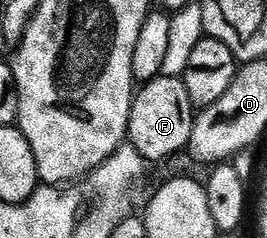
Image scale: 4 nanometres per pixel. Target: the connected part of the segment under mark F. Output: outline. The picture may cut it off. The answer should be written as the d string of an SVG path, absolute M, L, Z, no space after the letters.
M162 76L151 80L133 95L128 145L134 146L146 163L161 162L188 147L194 117L195 108L191 104L191 96L187 96L187 88L180 77Z

